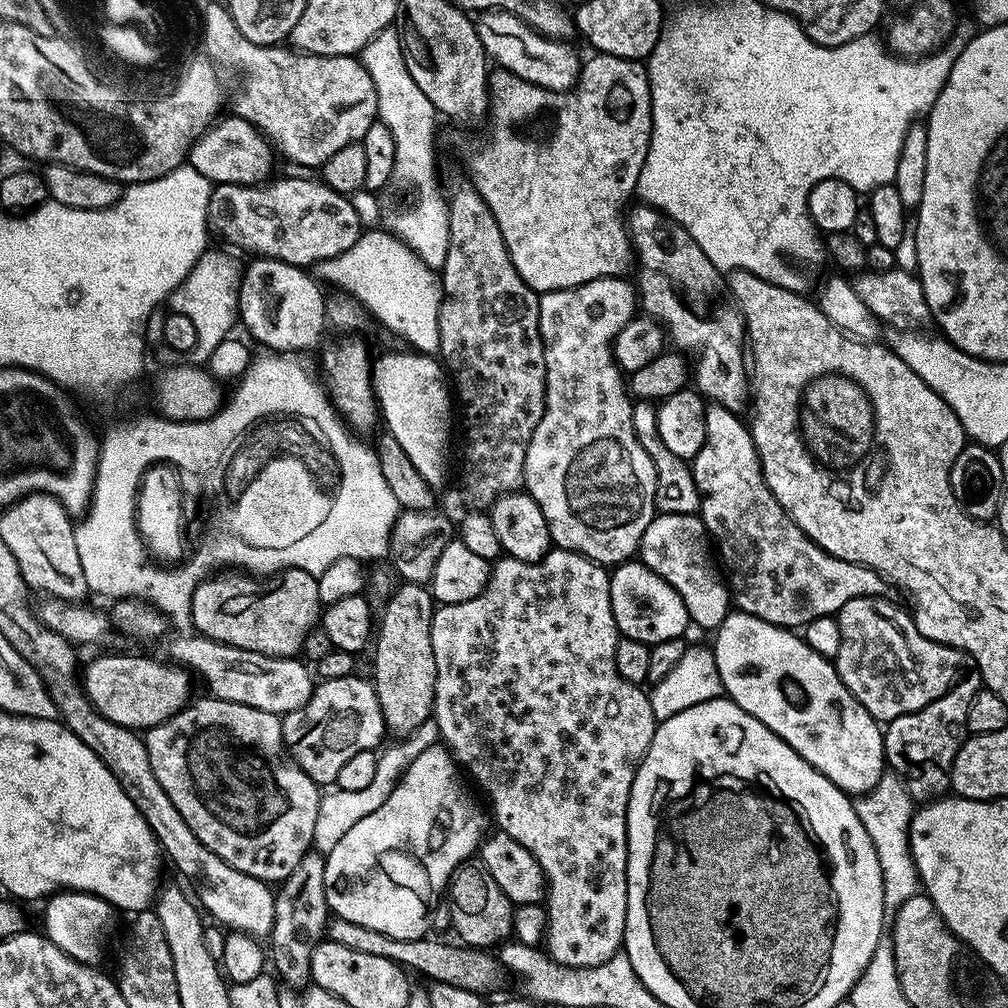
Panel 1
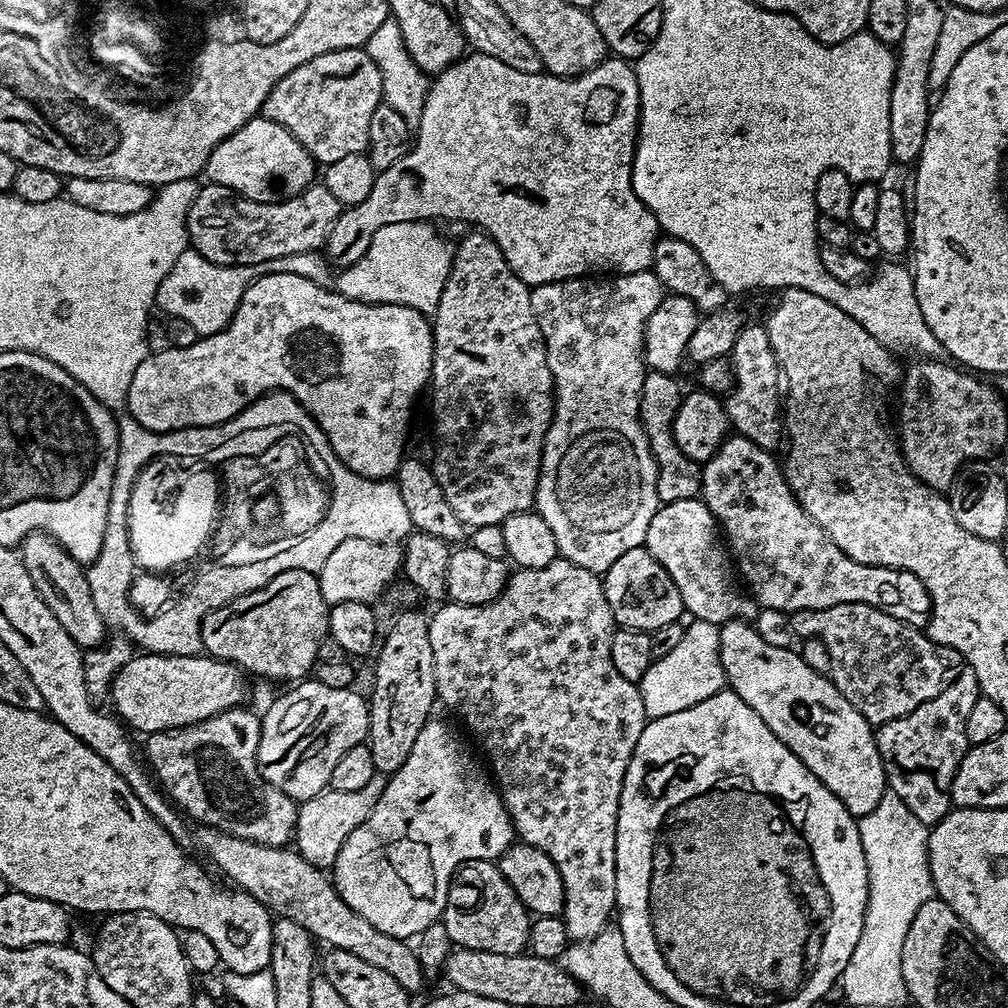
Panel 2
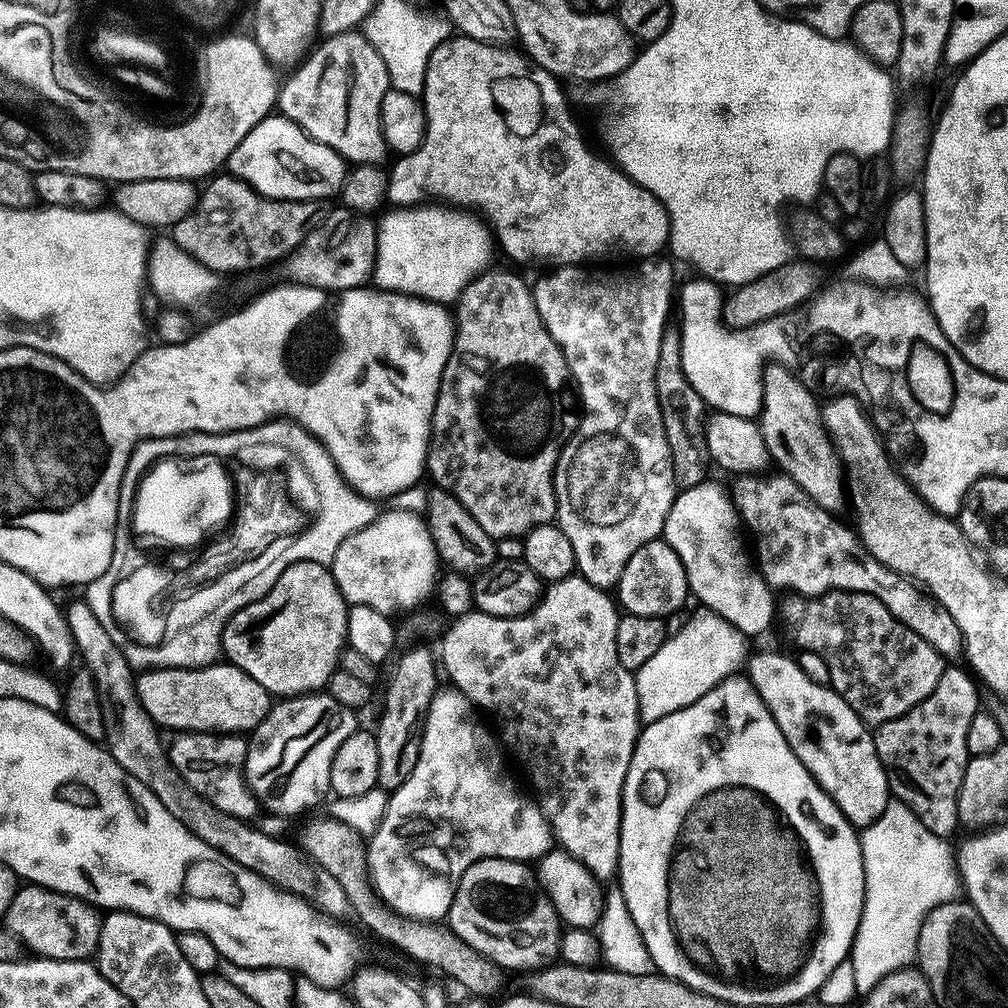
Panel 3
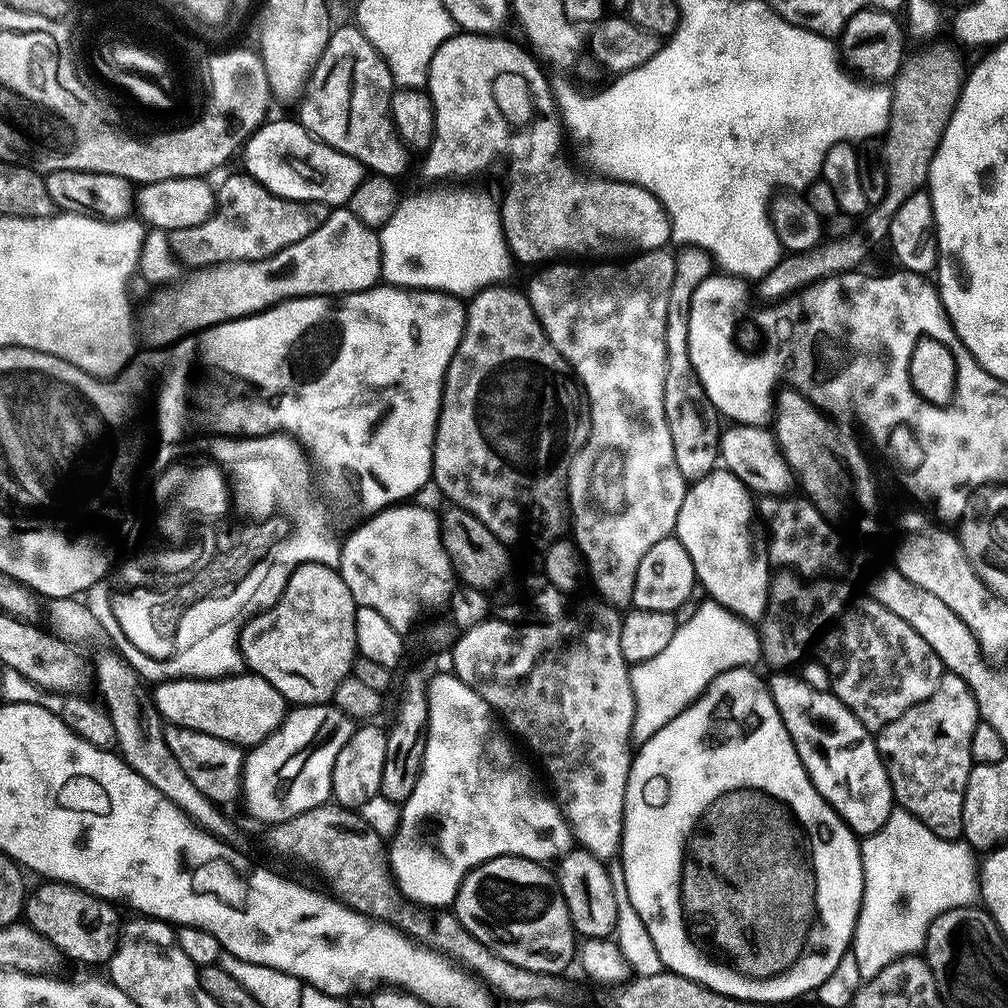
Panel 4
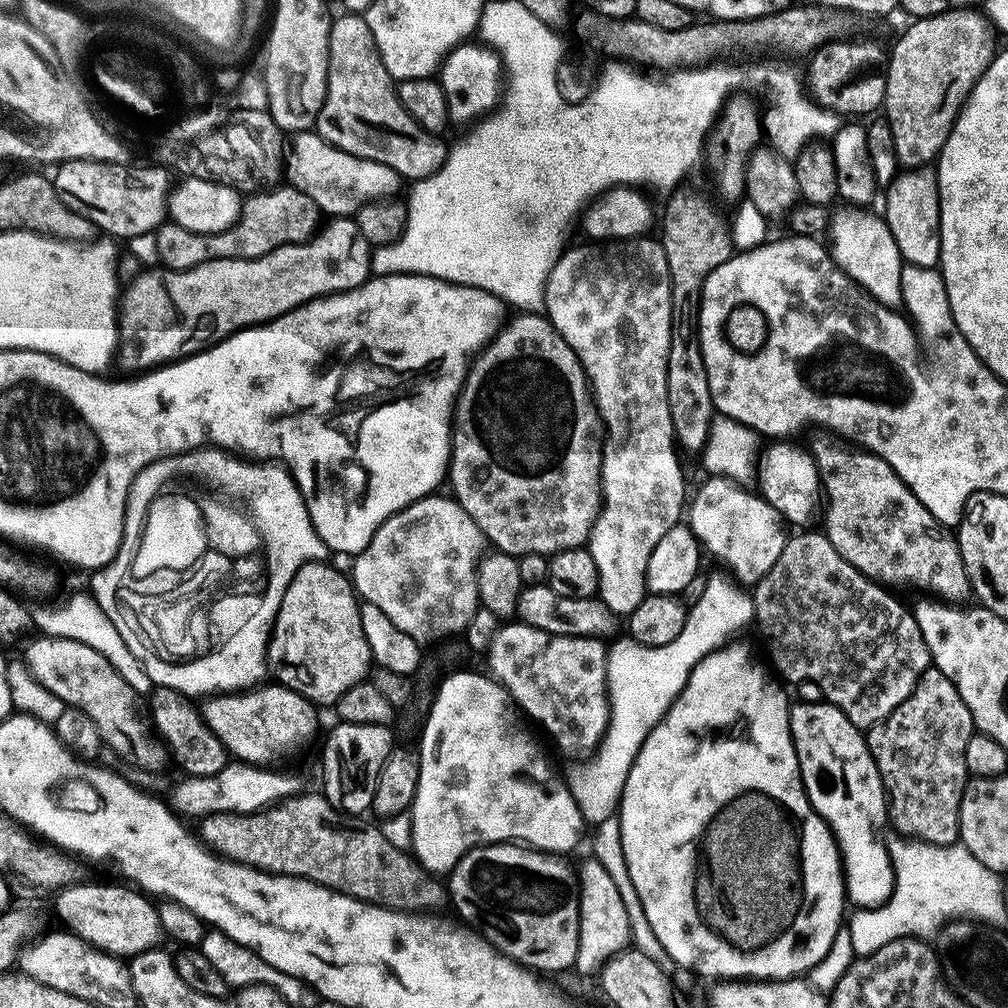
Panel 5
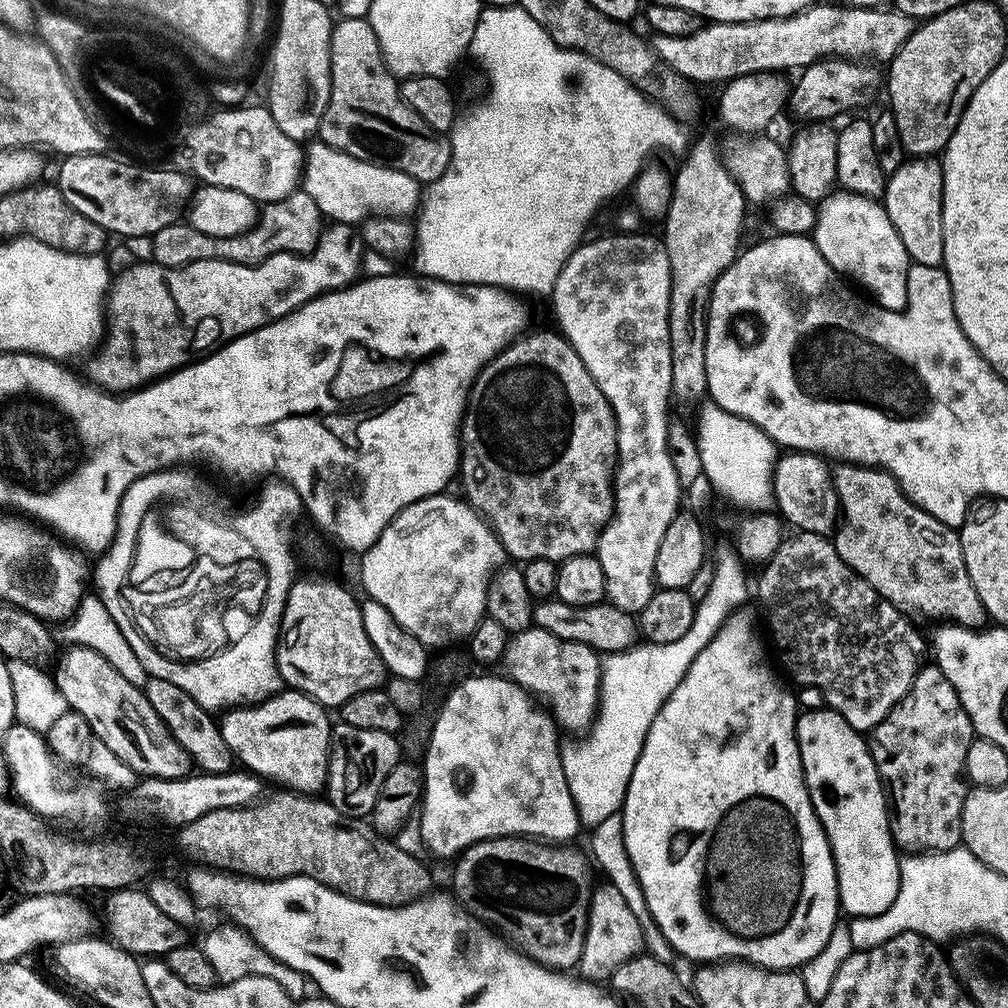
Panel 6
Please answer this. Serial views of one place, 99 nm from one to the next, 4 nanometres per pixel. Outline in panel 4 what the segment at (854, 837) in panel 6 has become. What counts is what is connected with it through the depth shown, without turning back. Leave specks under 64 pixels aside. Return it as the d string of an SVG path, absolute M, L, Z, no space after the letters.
M776 674L770 680L772 697L780 711L782 722L798 750L798 758L808 772L812 785L818 794L832 809L839 814L840 819L856 833L857 837L871 836L886 822L886 818L894 811L892 787L888 781L888 771L880 760L880 752L876 749L873 733L854 718L854 714L831 691L814 690L802 678L796 680L792 674Z

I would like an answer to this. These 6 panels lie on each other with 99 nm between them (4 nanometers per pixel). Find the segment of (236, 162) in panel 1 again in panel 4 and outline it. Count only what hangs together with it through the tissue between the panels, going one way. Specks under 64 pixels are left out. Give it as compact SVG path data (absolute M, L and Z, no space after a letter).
M295 119L271 120L261 124L243 145L243 171L266 190L287 200L325 206L347 205L348 199L365 178L364 165L316 139Z

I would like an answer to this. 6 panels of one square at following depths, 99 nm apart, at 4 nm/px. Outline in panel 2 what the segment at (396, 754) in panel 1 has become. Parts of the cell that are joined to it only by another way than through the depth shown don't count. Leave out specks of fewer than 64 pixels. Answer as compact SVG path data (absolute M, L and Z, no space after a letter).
M378 774L374 778L370 778L370 782L366 782L366 786L362 786L362 790L353 792L325 790L319 792L314 798L303 801L299 805L296 815L295 851L300 853L302 859L310 862L316 868L331 869L335 865L346 838L372 813L373 806L384 792L385 783L385 777Z

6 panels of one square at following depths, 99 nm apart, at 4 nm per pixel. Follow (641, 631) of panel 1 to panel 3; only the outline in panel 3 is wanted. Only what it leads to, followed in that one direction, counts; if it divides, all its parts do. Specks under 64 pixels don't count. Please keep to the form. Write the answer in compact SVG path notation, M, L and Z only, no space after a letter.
M662 538L646 542L626 562L624 573L618 585L620 604L629 616L659 616L667 618L671 612L679 612L685 607L684 599L689 599L688 579L684 573L678 554Z

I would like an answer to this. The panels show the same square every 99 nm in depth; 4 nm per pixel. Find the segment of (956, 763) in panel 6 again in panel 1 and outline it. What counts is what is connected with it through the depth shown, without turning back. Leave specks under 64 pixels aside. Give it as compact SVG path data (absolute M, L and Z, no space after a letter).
M969 672L969 676L961 675L946 694L922 706L922 710L887 721L883 729L887 767L904 777L904 785L908 787L913 801L928 802L943 797L949 791L952 763L969 735L966 713L970 711L970 702L974 702L974 694L978 694L982 687L979 672Z

